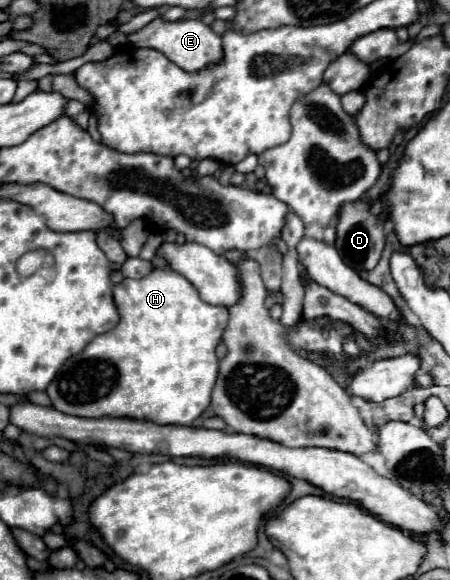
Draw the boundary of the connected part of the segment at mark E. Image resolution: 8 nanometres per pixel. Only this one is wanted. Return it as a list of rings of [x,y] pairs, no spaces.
[[[162,17],[148,23],[144,29],[130,33],[128,43],[132,47],[148,47],[164,53],[172,63],[176,63],[180,69],[188,73],[202,71],[214,63],[222,63],[224,49],[222,49],[222,37],[216,35],[208,25],[194,19],[182,19],[182,21],[164,21]]]

